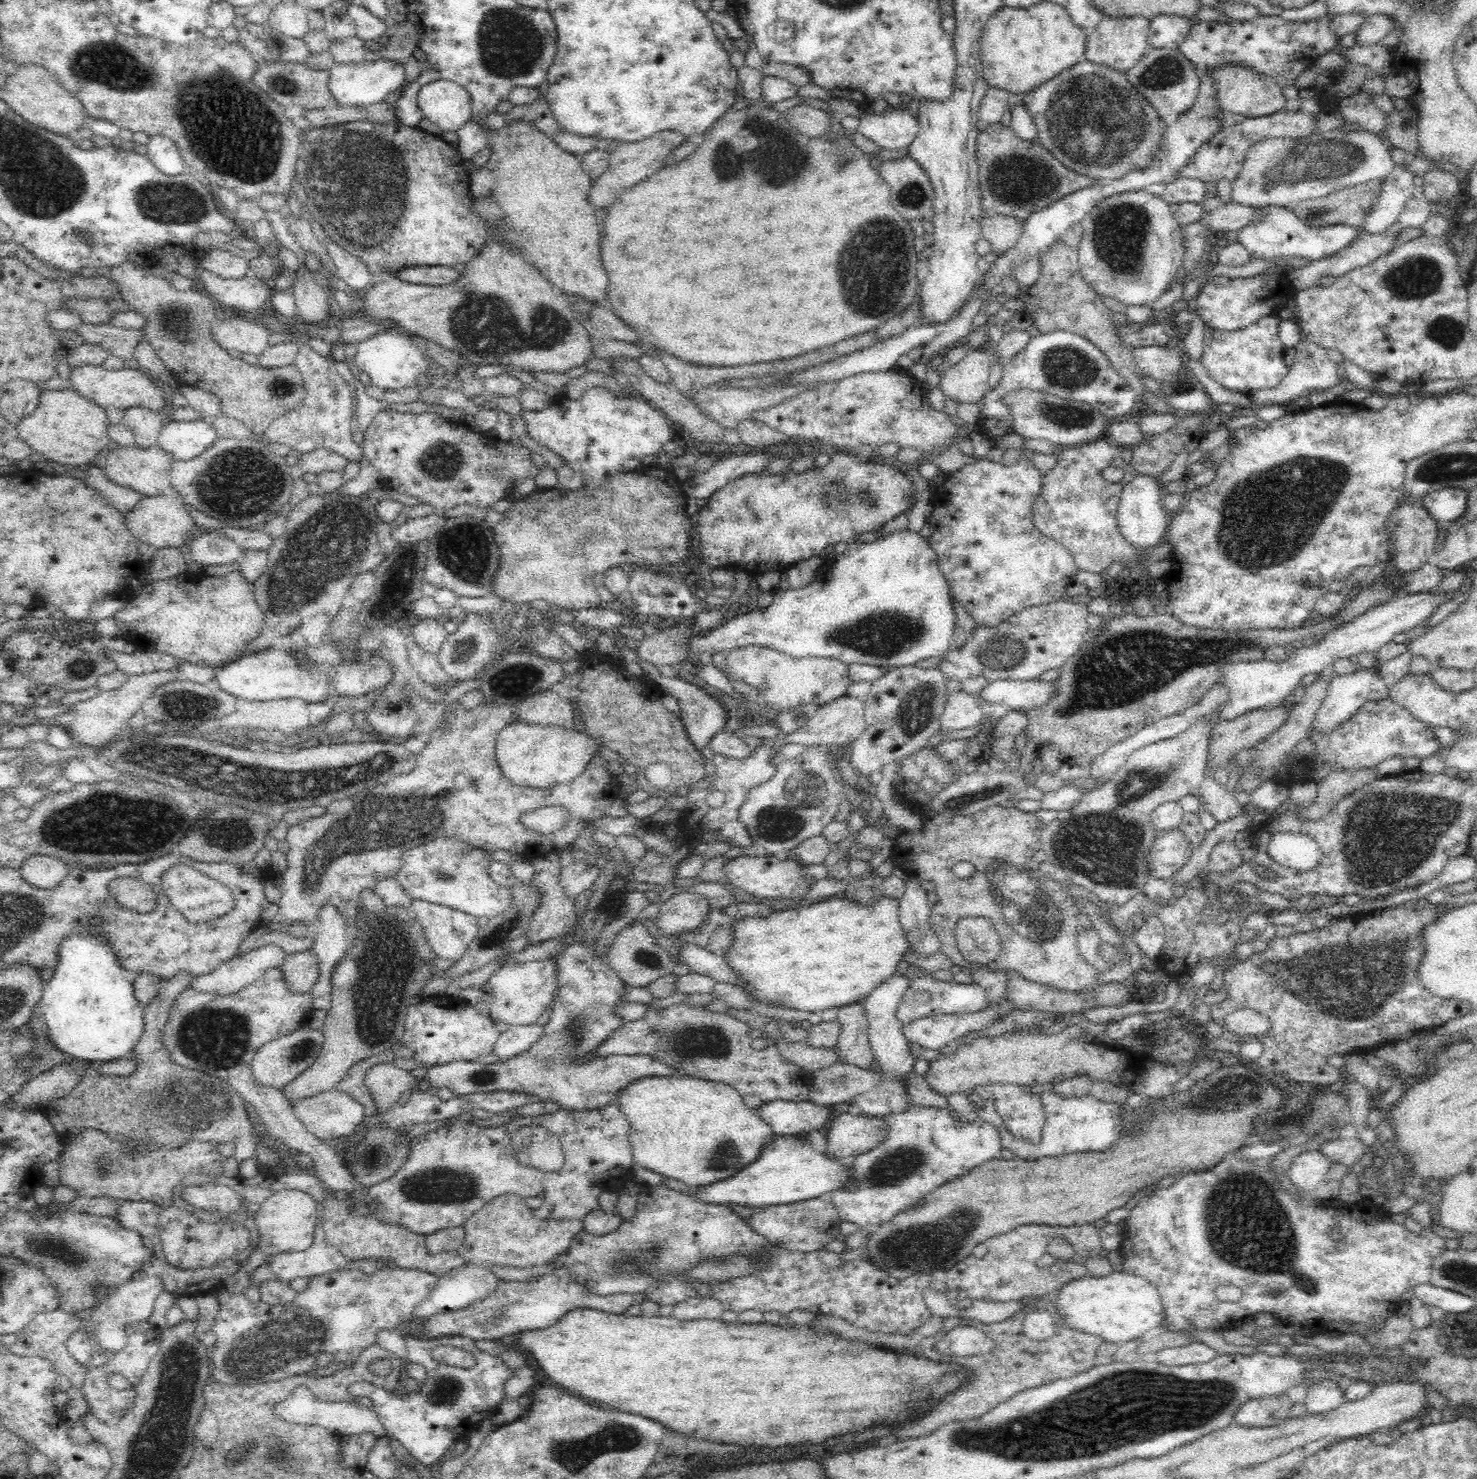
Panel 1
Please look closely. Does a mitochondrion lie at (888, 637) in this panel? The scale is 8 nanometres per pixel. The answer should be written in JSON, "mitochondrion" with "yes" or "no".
{"mitochondrion":"yes"}

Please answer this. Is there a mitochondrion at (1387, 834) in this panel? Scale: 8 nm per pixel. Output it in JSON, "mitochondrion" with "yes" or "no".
{"mitochondrion":"yes"}

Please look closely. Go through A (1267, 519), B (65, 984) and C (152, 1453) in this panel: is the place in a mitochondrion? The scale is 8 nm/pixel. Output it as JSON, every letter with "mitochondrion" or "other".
{"A":"mitochondrion","B":"other","C":"mitochondrion"}

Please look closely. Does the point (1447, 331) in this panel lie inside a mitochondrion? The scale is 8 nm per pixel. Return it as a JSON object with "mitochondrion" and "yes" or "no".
{"mitochondrion":"yes"}

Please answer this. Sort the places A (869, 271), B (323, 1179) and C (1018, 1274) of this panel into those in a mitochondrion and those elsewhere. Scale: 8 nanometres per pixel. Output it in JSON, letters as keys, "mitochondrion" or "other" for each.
{"A":"mitochondrion","B":"other","C":"other"}

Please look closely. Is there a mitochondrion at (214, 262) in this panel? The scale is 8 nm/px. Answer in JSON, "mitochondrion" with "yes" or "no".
{"mitochondrion":"no"}

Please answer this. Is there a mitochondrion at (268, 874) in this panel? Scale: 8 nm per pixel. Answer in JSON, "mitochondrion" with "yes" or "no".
{"mitochondrion":"no"}

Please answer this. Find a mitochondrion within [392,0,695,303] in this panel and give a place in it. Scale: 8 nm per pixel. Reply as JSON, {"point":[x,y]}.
{"point":[510,45]}

